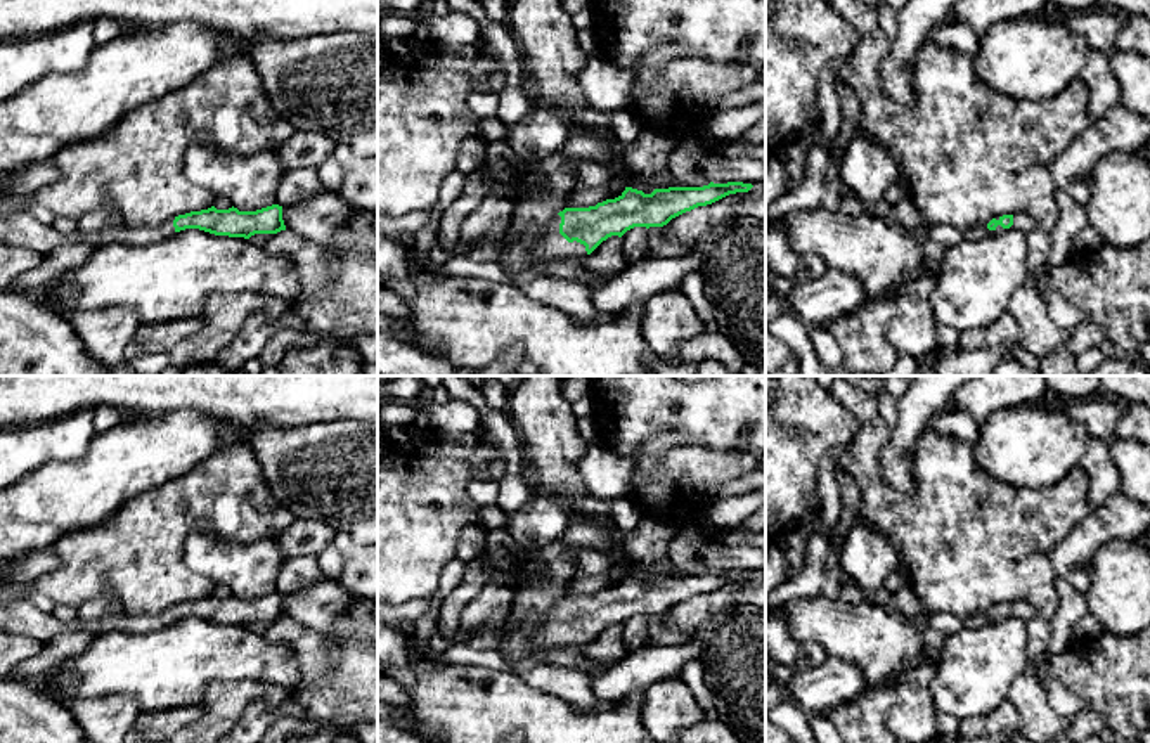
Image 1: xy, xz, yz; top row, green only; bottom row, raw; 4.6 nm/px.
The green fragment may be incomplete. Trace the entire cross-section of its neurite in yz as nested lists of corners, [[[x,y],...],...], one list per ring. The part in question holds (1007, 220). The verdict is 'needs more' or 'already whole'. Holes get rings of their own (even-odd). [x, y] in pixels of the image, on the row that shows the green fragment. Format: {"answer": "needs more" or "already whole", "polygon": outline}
{"answer": "needs more", "polygon": [[[1025,213],[996,216],[987,223],[991,234],[1001,232],[1005,229],[1015,229],[1029,234],[1036,227],[1036,222]]]}

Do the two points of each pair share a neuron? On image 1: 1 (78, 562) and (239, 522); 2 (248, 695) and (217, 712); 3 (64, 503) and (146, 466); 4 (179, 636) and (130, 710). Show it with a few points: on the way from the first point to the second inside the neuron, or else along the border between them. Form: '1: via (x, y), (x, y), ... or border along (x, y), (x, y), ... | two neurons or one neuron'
1: via (118, 555), (129, 553), (163, 518), (200, 515) | one neuron
2: via (241, 695), (224, 705) | one neuron
3: via (85, 492), (116, 466), (125, 466) | one neuron
4: border along (96, 698), (130, 697), (141, 712) | two neurons

